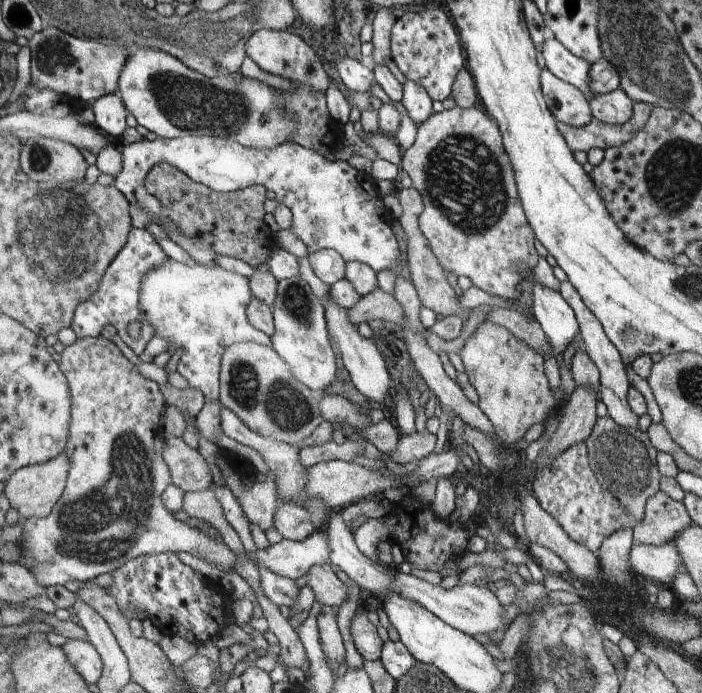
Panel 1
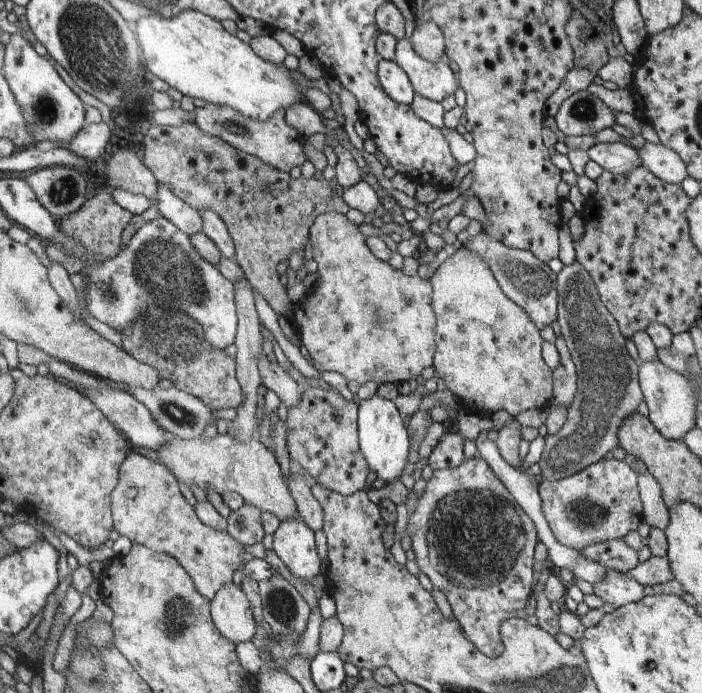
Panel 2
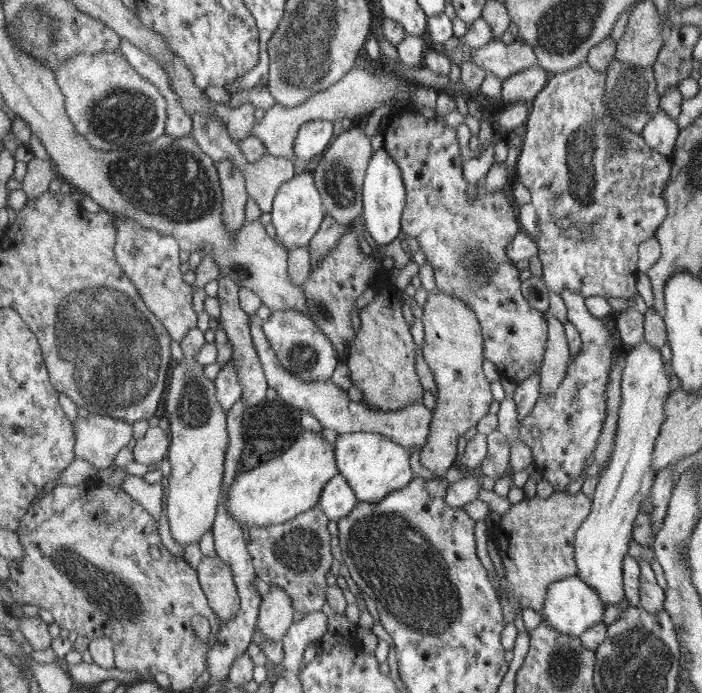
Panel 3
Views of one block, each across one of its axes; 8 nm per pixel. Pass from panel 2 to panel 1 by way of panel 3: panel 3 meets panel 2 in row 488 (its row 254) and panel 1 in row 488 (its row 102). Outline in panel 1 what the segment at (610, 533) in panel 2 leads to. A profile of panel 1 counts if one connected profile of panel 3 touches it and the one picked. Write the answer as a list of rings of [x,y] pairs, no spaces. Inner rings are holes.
[[[585,442],[570,446],[556,456],[550,466],[540,468],[529,486],[533,487],[532,494],[542,510],[548,512],[574,542],[584,544],[590,552],[598,553],[602,542],[616,530],[633,526],[628,510],[598,483],[589,464]]]

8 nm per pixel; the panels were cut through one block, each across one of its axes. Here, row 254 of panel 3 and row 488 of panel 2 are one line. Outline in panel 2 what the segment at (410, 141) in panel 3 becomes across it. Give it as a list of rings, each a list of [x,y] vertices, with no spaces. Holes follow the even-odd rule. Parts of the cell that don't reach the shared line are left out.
[[[480,456],[468,459],[456,468],[435,470],[417,503],[416,511],[409,515],[407,524],[418,568],[430,578],[433,586],[447,596],[453,616],[467,638],[484,655],[491,659],[499,657],[504,652],[500,638],[502,620],[510,620],[518,610],[524,610],[532,592],[532,558],[539,537],[532,518]]]

